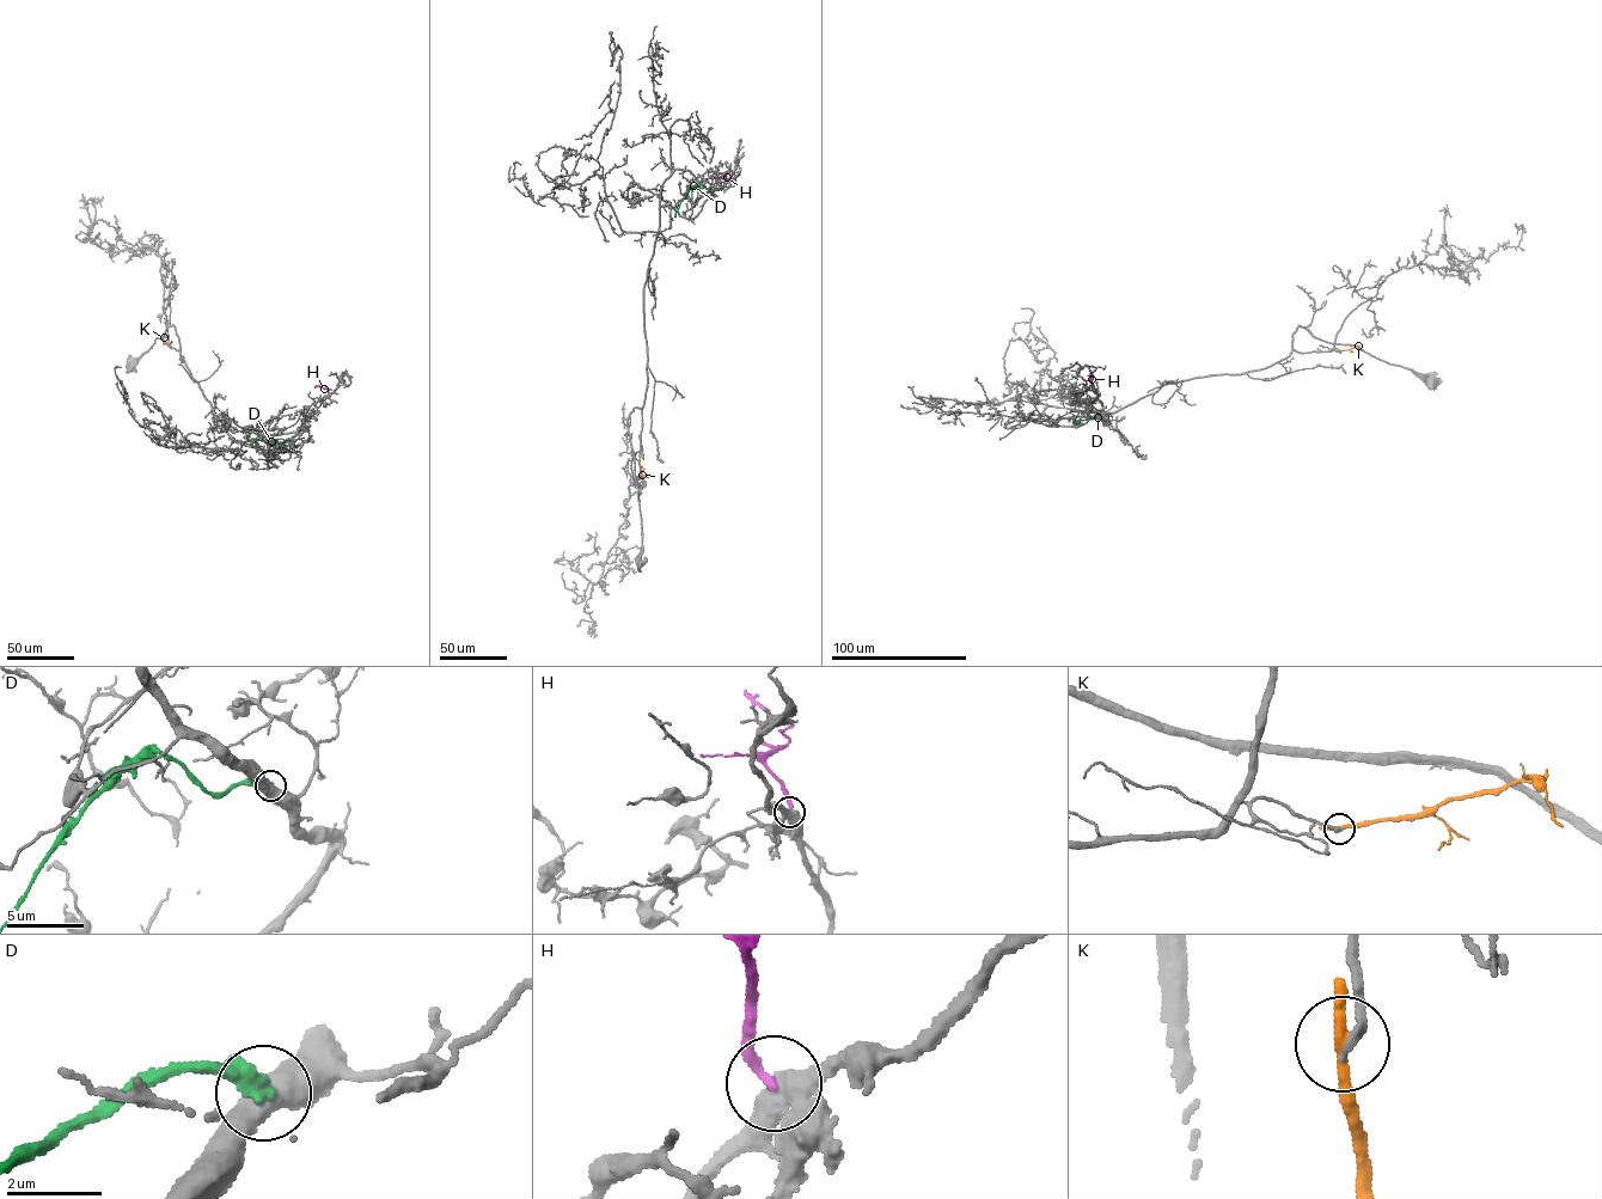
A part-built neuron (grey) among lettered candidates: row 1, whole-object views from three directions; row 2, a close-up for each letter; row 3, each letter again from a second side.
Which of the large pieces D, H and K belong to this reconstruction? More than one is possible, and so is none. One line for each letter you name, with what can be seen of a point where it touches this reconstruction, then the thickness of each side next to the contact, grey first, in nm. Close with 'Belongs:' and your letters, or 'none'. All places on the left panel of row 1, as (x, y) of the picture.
Belongs: none

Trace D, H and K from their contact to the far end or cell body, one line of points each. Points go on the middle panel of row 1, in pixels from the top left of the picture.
D: (705, 188), (695, 184), (674, 216)
H: (733, 179), (717, 177)
K: (639, 460), (641, 475), (648, 477)

